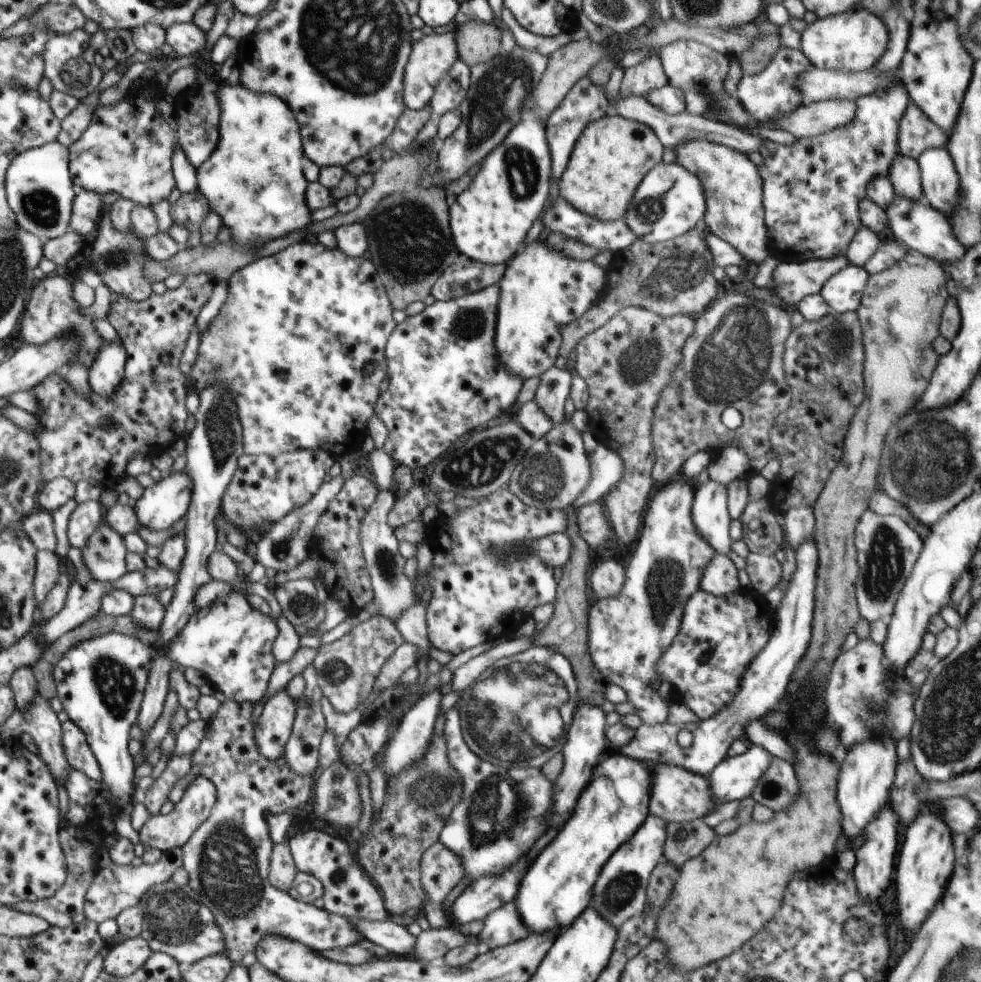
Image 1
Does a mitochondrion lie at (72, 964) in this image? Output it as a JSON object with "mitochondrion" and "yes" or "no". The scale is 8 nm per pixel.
{"mitochondrion":"no"}

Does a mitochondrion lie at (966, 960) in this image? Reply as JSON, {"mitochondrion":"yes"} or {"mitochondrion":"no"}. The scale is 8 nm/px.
{"mitochondrion":"yes"}

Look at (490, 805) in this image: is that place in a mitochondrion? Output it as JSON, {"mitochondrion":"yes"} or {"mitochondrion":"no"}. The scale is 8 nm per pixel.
{"mitochondrion":"yes"}

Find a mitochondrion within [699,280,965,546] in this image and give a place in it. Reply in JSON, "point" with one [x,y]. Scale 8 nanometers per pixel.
{"point":[841,337]}

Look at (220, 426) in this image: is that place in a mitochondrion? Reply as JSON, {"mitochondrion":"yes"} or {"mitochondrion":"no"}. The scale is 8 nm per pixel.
{"mitochondrion":"yes"}

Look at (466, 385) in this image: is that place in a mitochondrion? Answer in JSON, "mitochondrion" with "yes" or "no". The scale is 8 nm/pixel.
{"mitochondrion":"no"}

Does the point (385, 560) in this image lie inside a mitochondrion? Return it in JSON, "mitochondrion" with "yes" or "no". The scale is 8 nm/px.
{"mitochondrion":"yes"}

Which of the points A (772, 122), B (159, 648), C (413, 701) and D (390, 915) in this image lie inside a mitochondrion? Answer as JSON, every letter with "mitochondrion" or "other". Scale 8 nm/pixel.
{"A":"other","B":"other","C":"other","D":"other"}

